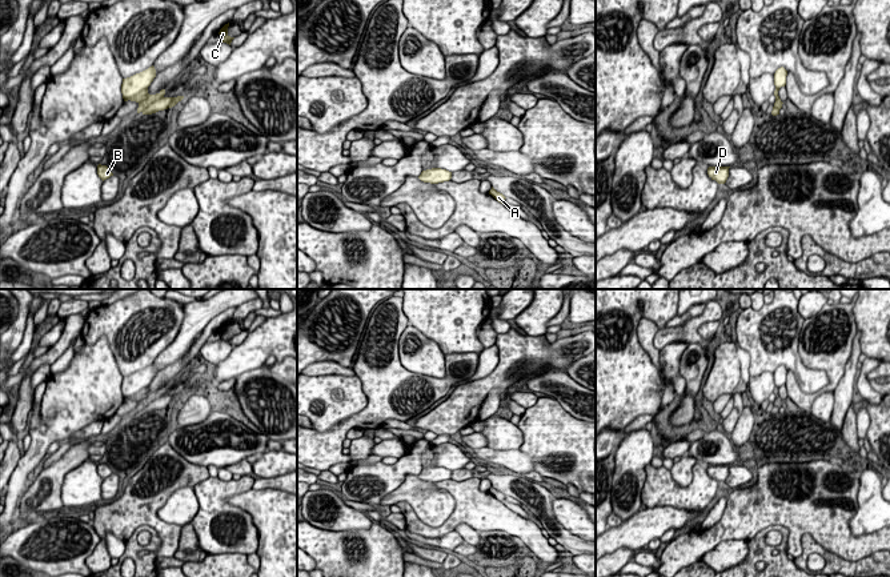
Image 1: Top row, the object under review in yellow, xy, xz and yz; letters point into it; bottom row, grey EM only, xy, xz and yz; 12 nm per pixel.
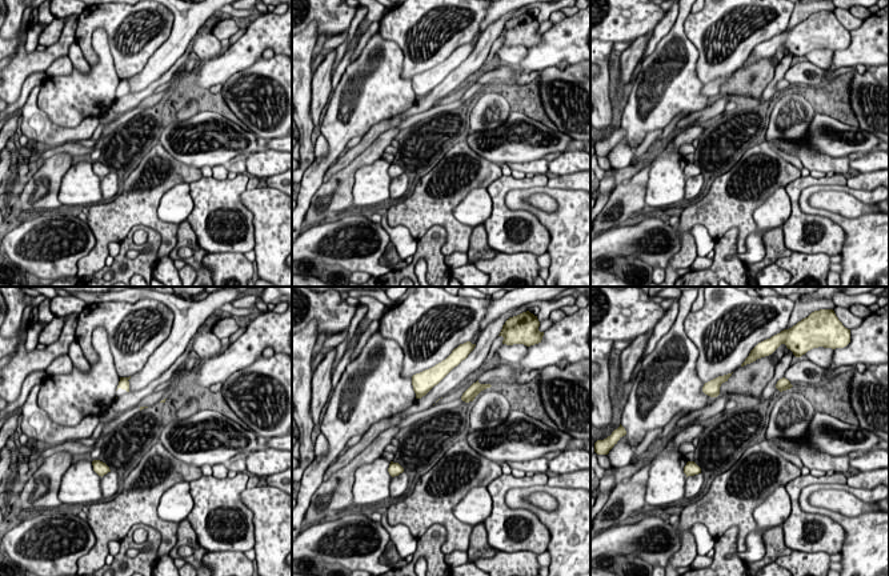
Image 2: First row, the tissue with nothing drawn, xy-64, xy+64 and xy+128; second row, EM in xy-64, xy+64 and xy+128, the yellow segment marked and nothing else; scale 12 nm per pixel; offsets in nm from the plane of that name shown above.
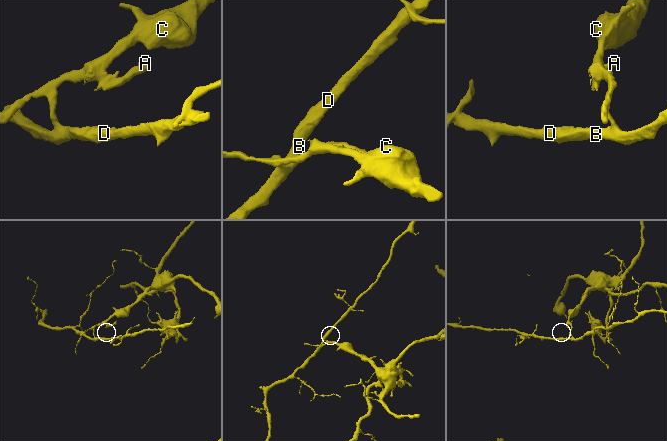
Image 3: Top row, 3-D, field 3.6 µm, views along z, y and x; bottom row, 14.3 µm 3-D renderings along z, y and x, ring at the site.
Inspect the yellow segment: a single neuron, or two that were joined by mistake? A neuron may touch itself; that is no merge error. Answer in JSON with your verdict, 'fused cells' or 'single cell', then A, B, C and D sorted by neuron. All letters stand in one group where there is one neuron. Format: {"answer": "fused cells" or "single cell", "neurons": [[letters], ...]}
{"answer": "fused cells", "neurons": [["A", "B", "D"], ["C"]]}

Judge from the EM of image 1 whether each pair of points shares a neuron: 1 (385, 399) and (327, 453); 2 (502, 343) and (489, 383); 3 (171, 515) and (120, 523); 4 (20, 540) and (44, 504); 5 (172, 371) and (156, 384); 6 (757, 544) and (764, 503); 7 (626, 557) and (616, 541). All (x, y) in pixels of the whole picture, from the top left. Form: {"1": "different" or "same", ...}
{"1": "same", "2": "same", "3": "different", "4": "different", "5": "same", "6": "different", "7": "different"}

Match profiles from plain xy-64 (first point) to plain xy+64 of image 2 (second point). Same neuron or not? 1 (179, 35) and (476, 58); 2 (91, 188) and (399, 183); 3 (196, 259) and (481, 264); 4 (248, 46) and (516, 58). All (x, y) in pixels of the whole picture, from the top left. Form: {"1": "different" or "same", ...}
{"1": "different", "2": "different", "3": "different", "4": "different"}

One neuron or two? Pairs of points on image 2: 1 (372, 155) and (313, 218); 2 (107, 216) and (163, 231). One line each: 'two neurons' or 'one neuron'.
1: one neuron
2: one neuron

